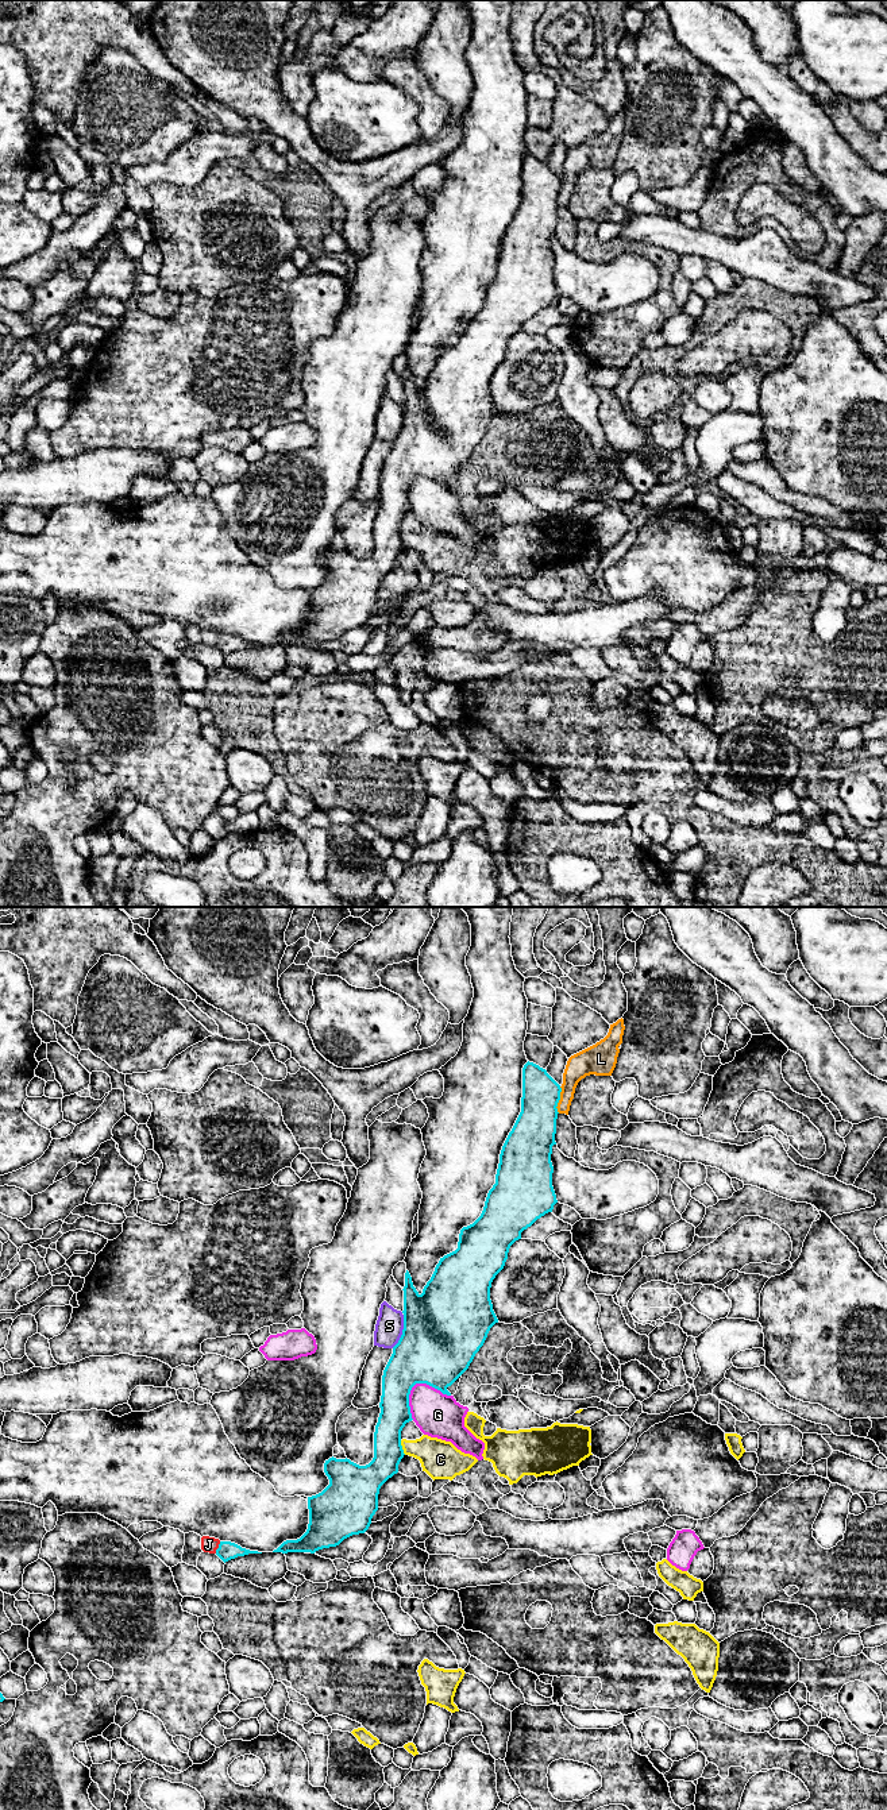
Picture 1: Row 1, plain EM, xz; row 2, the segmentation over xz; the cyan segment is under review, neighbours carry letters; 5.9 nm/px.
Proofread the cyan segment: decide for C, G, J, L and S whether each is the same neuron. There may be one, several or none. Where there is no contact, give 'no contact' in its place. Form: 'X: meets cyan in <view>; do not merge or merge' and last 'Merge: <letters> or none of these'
C: meets cyan in xz; do not merge
G: meets cyan in xz; do not merge
J: meets cyan in xz; merge
L: meets cyan in xz; do not merge
S: meets cyan in xz; do not merge
Merge: J

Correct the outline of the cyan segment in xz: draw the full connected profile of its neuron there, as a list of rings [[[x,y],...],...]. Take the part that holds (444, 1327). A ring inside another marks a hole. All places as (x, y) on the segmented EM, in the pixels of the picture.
[[[533,1062],[522,1068],[522,1097],[521,1112],[509,1132],[501,1154],[495,1174],[495,1184],[489,1190],[481,1216],[470,1226],[463,1227],[459,1234],[458,1249],[443,1258],[435,1267],[431,1280],[420,1294],[413,1286],[409,1271],[405,1273],[404,1286],[404,1329],[393,1354],[383,1370],[381,1413],[374,1432],[374,1458],[366,1466],[359,1466],[350,1459],[329,1458],[324,1463],[324,1473],[329,1485],[319,1494],[308,1497],[309,1524],[306,1532],[297,1540],[286,1540],[273,1552],[311,1552],[336,1547],[344,1539],[365,1533],[371,1518],[378,1510],[378,1494],[381,1486],[398,1473],[398,1464],[404,1458],[401,1446],[401,1431],[412,1421],[409,1394],[416,1383],[427,1383],[443,1394],[451,1396],[447,1390],[470,1366],[475,1354],[483,1346],[490,1328],[498,1323],[490,1300],[490,1288],[495,1276],[504,1269],[510,1246],[521,1239],[521,1232],[531,1227],[537,1219],[552,1212],[558,1203],[552,1186],[554,1166],[551,1162],[552,1146],[556,1145],[558,1103],[560,1100],[560,1085]]]

